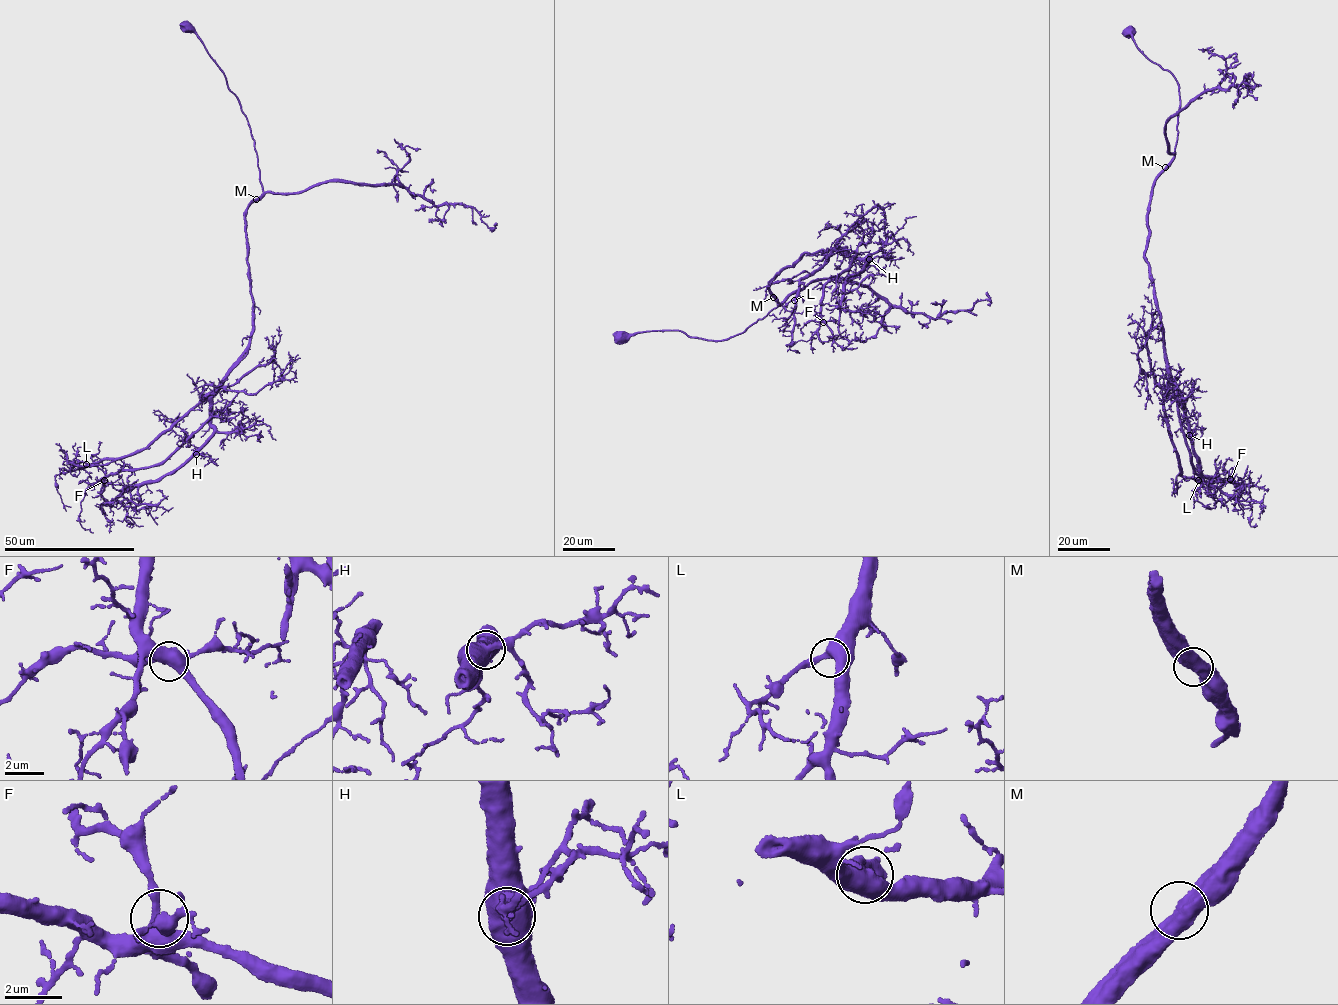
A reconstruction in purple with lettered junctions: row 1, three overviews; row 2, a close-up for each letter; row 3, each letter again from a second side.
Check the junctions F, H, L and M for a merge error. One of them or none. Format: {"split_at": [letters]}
{"split_at": []}

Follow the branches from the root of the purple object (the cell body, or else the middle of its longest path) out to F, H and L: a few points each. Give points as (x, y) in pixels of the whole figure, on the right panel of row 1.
F: (1129, 31), (1179, 93), (1175, 156), (1153, 187), (1145, 254), (1169, 373), (1192, 466), (1230, 479)
H: (1129, 31), (1138, 49), (1178, 85), (1175, 156), (1153, 187), (1145, 257), (1169, 373), (1183, 402), (1189, 435)
L: (1129, 31), (1178, 85), (1175, 156), (1153, 187), (1145, 257), (1168, 366), (1163, 404), (1180, 471), (1198, 480)

